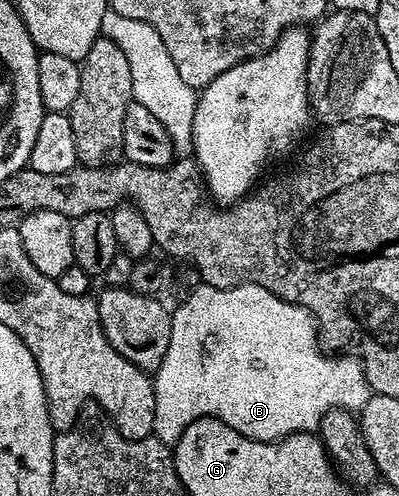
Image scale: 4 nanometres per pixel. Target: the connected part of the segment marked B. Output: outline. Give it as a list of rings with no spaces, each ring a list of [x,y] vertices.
[[[252,283],[240,287],[199,285],[179,308],[174,308],[169,349],[165,349],[165,361],[154,372],[153,382],[153,435],[168,445],[174,445],[185,428],[202,415],[225,421],[225,425],[253,441],[273,443],[299,431],[315,433],[327,411],[341,407],[352,413],[362,412],[373,394],[358,359],[324,352],[315,319],[304,307],[287,303]]]

